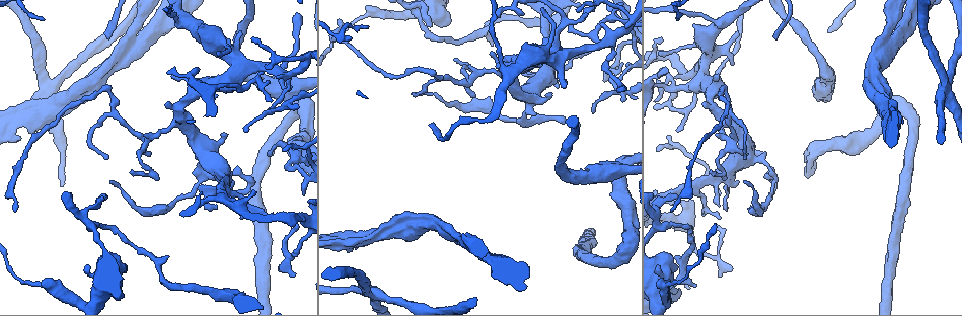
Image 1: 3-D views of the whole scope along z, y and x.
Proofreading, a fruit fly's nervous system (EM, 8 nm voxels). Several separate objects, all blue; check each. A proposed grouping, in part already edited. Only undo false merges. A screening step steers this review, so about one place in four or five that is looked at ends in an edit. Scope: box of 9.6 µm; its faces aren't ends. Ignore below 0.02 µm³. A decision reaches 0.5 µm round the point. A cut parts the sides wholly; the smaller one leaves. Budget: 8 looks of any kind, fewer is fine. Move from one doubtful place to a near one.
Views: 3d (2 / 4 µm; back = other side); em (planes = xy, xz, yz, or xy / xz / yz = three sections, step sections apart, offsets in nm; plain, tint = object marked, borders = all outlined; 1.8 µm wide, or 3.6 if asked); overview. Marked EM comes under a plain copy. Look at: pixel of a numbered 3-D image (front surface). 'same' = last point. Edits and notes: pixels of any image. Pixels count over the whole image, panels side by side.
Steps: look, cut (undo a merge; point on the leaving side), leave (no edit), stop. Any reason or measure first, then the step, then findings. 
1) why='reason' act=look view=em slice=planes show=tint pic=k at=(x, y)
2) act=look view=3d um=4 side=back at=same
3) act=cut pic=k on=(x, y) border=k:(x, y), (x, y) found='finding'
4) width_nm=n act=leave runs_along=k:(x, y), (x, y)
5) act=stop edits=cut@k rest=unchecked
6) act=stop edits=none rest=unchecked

why='branch point' act=look view=em slice=planes show=tint pic=1 at=(888, 57)

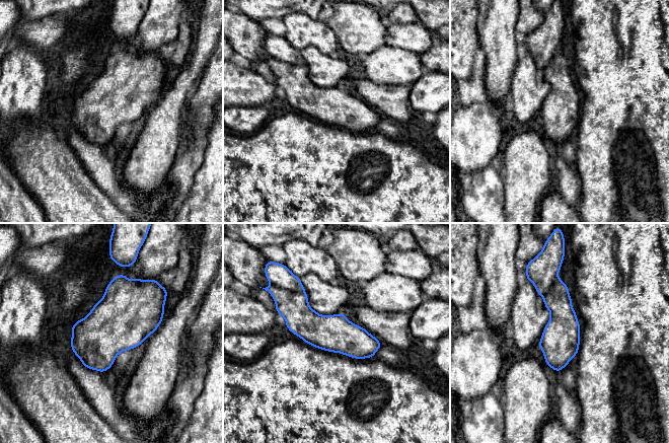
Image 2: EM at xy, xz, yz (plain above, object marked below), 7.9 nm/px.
width_nm=300 act=leave runs_along=2:(285, 305), (317, 330), (378, 345) found='one cell here'

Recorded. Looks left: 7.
why='thin neck' act=look view=3d um=4 pic=1 at=(423, 28)

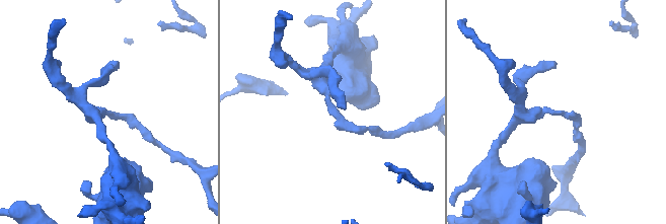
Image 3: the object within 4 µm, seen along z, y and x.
act=look view=em slice=planes show=tint pic=3 at=(108, 110)

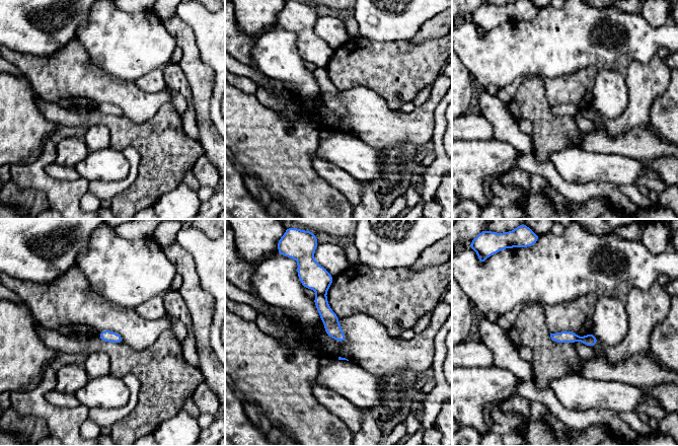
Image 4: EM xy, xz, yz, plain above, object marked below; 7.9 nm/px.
act=cut pic=4 on=(313, 276) border=4:(317, 294), (325, 295) found='two cells meet here'

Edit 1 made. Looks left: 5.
act=look view=overview

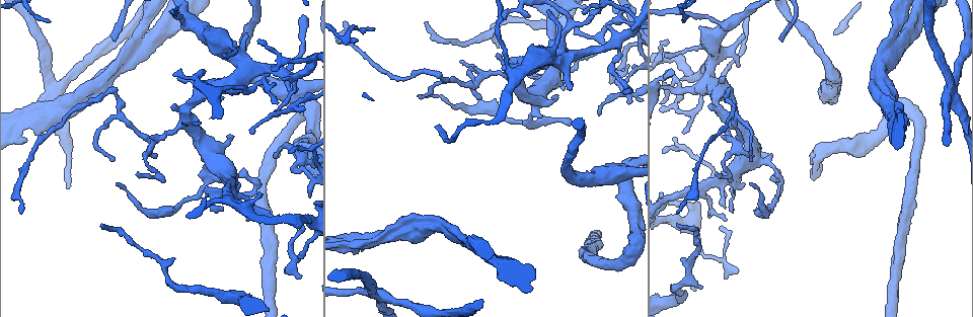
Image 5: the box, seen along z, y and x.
act=look view=3d um=4 side=back pic=5 at=(478, 79)

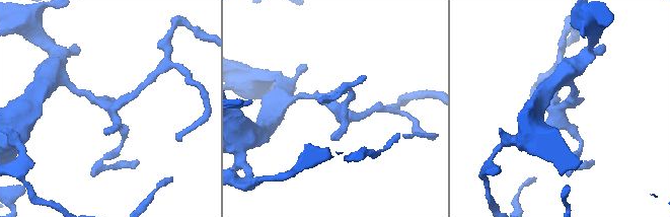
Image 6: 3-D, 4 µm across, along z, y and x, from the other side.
why='now the EM' act=look view=em slice=yz step=8 show=tint pic=6 at=(337, 109)

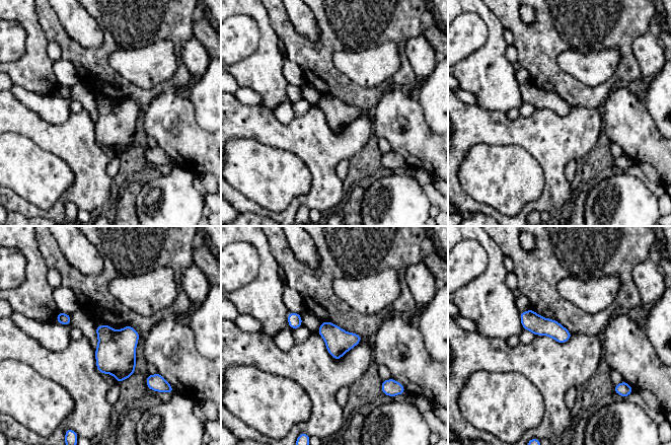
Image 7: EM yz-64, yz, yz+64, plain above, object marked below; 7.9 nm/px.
act=look view=em slice=planes show=tint at=same

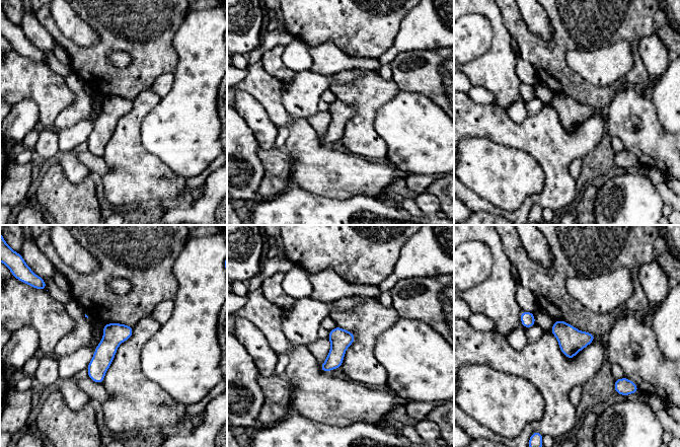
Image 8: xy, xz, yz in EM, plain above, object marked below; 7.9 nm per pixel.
act=leave runs_along=8:(130, 328), (106, 349), (97, 380) found='continuous, no second cell'

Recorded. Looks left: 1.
act=stop edits=cut@4 rest=unchecked

